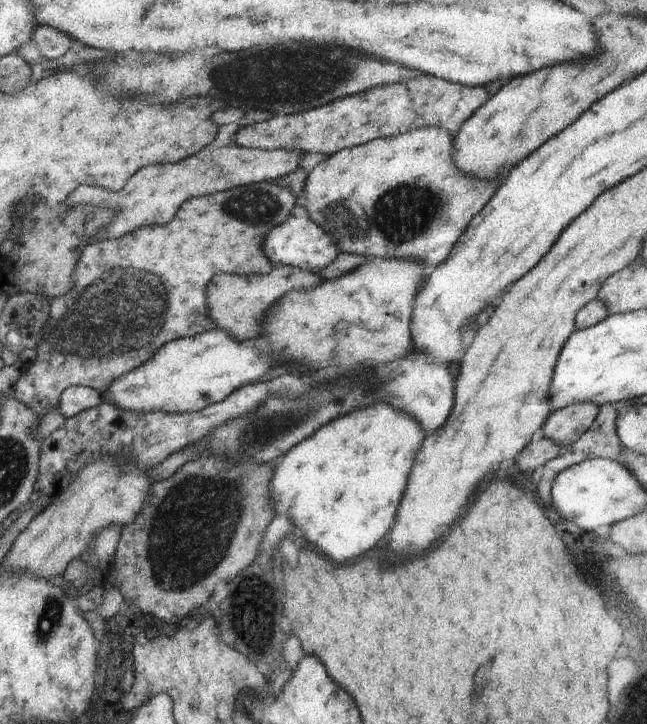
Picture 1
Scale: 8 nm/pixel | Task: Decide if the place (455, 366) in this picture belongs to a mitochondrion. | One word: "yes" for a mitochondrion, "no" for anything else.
no

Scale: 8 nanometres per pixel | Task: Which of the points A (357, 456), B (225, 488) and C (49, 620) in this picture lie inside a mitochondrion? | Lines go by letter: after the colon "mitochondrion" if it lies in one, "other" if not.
A: mitochondrion
B: mitochondrion
C: mitochondrion

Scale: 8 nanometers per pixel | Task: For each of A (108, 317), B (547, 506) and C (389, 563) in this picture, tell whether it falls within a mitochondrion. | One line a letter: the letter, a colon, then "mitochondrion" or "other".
A: mitochondrion
B: other
C: other

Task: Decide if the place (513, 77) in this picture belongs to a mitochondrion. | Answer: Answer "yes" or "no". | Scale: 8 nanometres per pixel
no

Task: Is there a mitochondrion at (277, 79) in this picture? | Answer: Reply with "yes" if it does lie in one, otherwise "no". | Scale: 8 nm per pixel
yes

